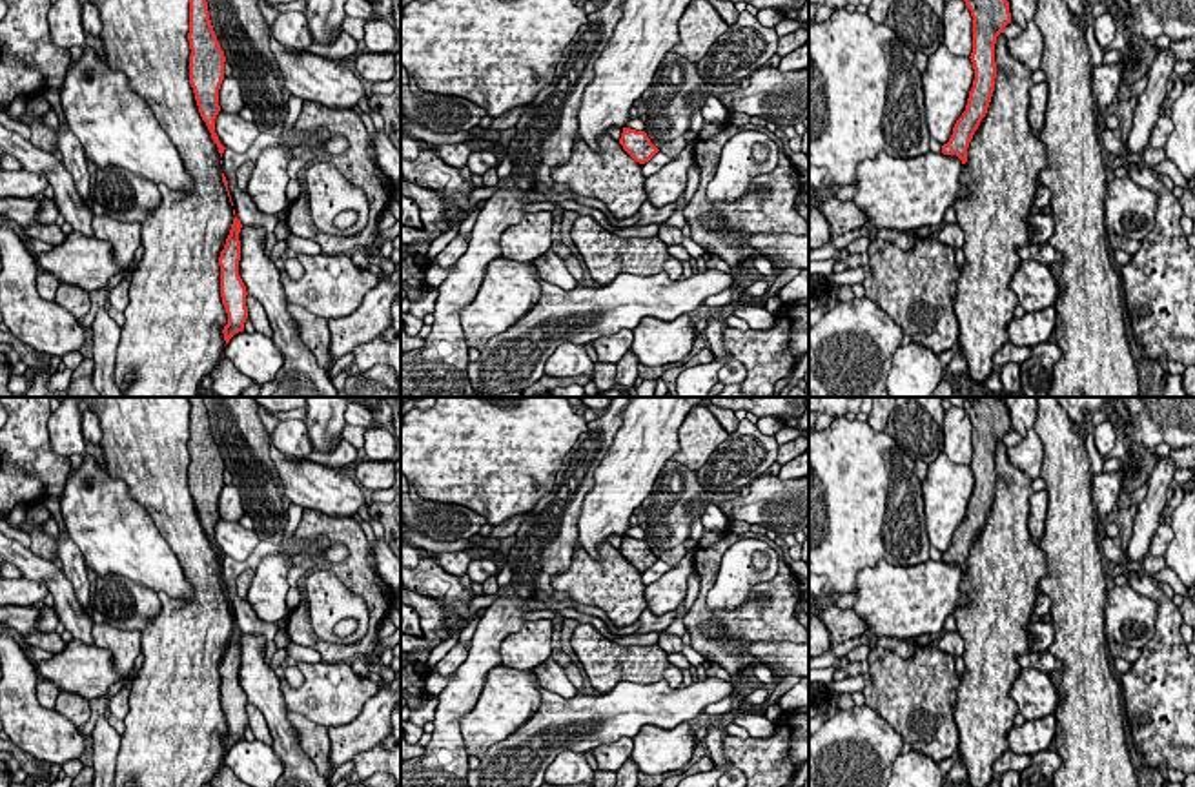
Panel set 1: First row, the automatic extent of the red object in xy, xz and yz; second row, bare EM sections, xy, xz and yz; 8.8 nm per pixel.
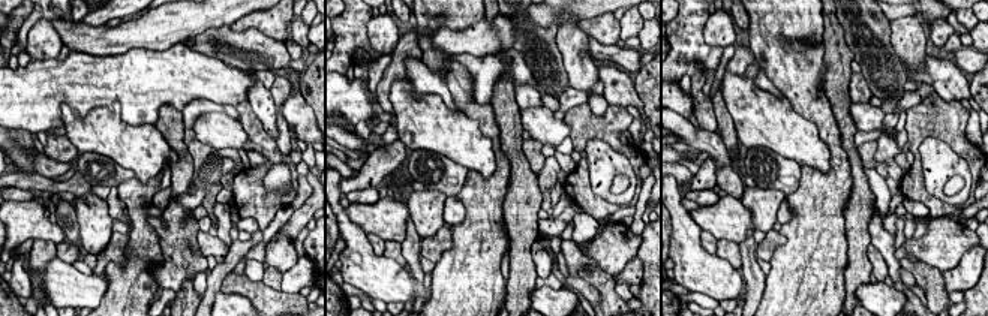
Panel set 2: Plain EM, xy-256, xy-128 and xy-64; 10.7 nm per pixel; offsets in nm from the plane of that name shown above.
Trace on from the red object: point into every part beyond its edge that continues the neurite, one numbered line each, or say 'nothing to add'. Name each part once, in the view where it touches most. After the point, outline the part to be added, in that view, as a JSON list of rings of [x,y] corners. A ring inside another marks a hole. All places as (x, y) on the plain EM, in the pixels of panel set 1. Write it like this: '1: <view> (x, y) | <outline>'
1: xy (173, 731) | [[[186,397],[78,399],[98,417],[107,474],[122,479],[131,499],[146,508],[193,587],[189,599],[158,592],[160,610],[142,630],[144,665],[129,687],[113,787],[204,787],[226,756],[219,665],[235,623],[222,590],[222,565],[189,492],[189,403]]]

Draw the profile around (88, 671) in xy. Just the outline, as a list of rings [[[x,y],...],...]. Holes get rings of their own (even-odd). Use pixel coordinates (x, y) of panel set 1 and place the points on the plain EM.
[[[78,639],[66,643],[66,649],[47,661],[36,661],[36,672],[56,689],[78,694],[84,700],[104,698],[111,685],[137,678],[135,669],[118,676],[113,667],[113,654]]]

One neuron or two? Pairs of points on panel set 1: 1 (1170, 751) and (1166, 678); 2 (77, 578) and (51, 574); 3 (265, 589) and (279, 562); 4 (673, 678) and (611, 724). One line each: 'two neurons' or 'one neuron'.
1: one neuron
2: two neurons
3: one neuron
4: two neurons

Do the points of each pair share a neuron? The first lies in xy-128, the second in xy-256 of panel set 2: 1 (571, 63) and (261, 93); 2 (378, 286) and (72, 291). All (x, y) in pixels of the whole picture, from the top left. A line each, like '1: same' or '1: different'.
1: same
2: same

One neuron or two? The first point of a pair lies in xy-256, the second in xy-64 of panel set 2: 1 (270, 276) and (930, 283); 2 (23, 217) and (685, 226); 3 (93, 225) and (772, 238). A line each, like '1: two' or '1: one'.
1: one
2: two
3: two

